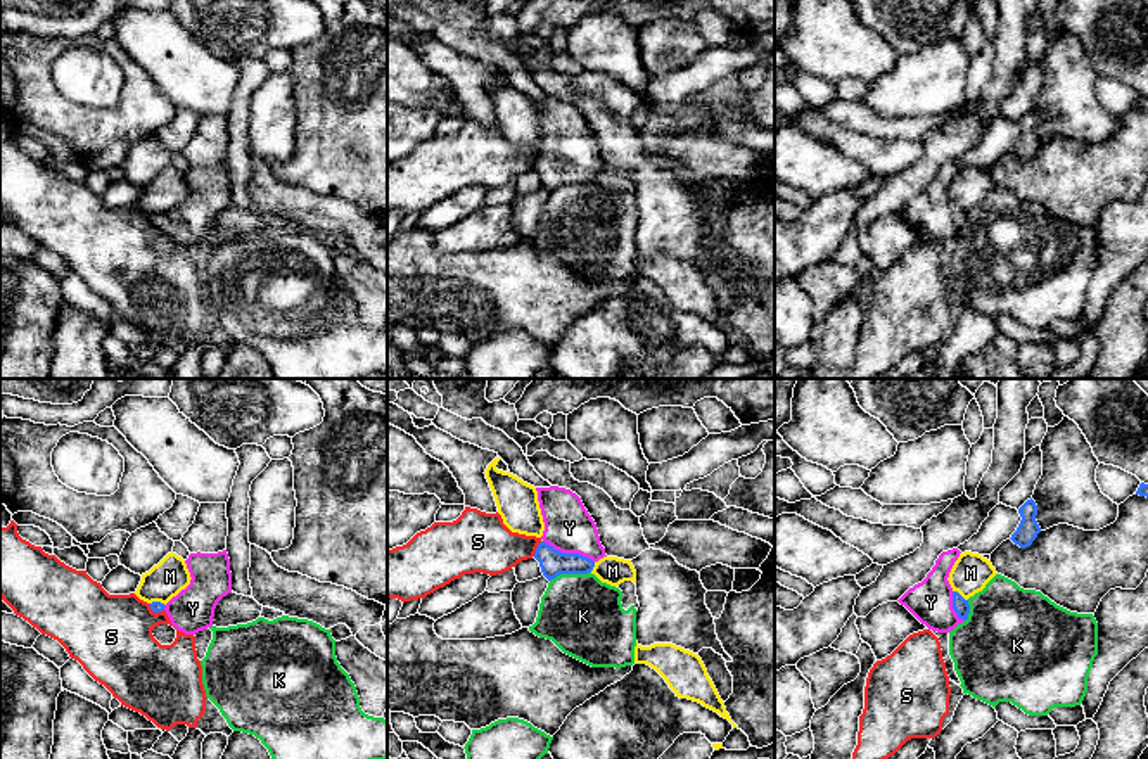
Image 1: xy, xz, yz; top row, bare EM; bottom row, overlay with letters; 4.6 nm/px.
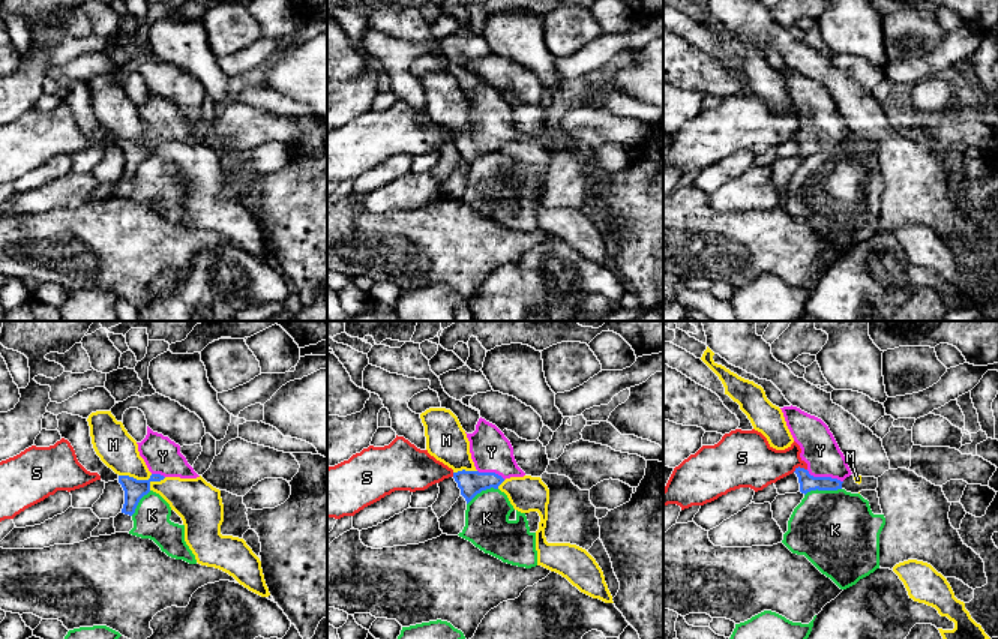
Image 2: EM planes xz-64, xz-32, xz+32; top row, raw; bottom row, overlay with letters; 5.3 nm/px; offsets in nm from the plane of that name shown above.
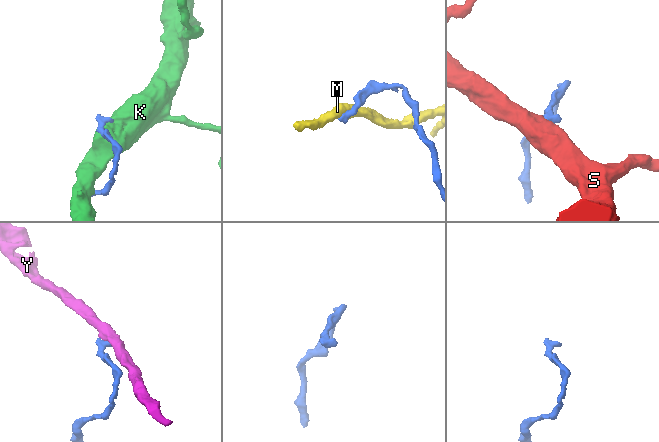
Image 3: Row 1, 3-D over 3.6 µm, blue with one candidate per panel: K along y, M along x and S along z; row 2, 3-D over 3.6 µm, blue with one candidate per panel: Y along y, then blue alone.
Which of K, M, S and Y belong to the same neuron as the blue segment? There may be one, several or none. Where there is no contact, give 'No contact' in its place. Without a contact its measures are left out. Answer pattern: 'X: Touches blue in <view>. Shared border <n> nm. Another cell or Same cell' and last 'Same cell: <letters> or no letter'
K: Touches blue in xz. Shared border 200 nm. Another cell
M: Touches blue in yz. Shared border 90 nm. Another cell
S: Touches blue in xz. Shared border 80 nm. Another cell
Y: Touches blue in xz. Shared border 260 nm. Same cell
Same cell: Y

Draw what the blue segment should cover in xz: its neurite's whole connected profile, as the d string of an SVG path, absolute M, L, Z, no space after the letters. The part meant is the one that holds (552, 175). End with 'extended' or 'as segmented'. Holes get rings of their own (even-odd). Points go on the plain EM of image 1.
M536 100L545 135L534 171L543 188L552 194L560 187L588 187L607 169L598 142L581 111L571 102Z; extended

